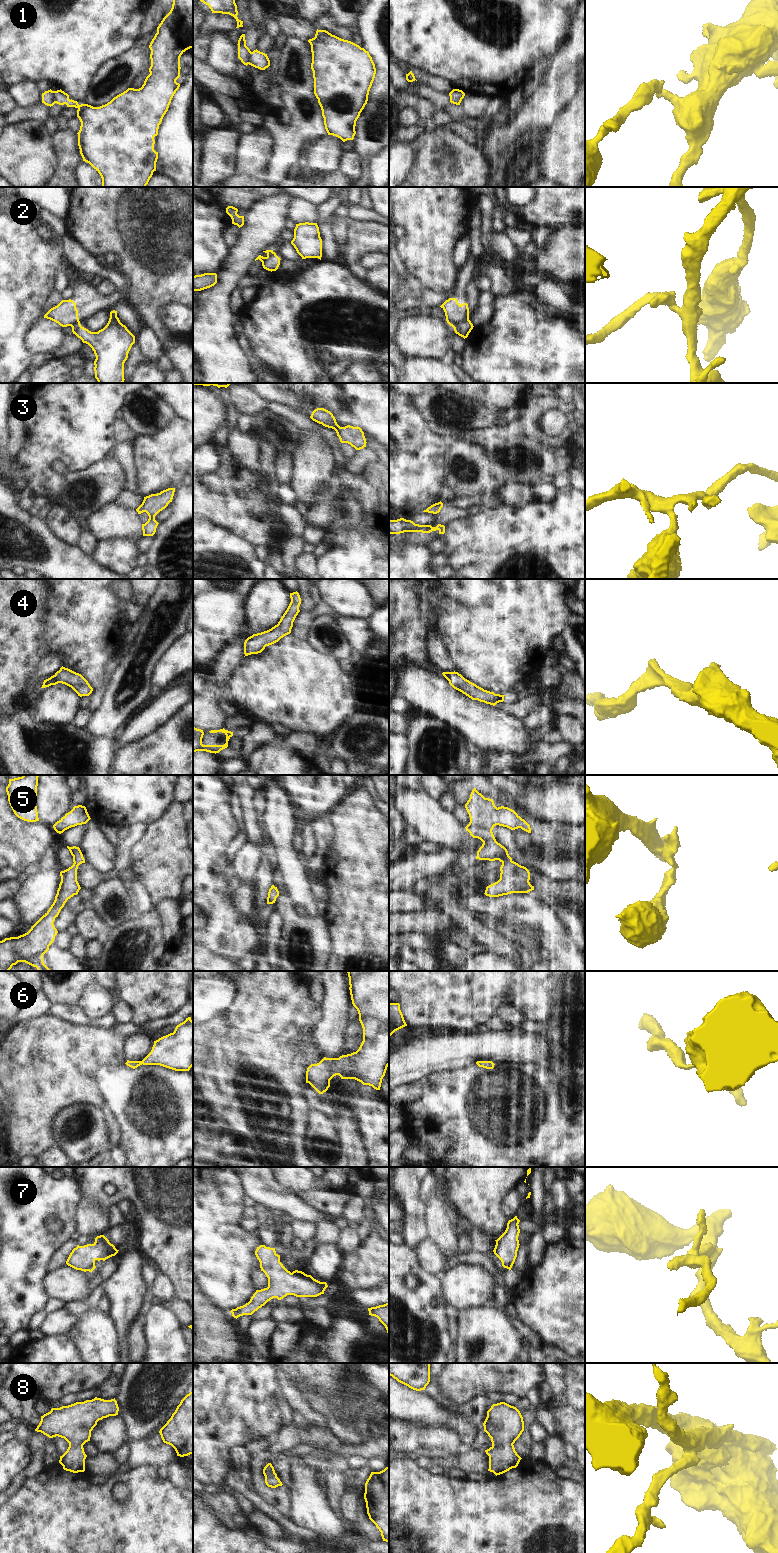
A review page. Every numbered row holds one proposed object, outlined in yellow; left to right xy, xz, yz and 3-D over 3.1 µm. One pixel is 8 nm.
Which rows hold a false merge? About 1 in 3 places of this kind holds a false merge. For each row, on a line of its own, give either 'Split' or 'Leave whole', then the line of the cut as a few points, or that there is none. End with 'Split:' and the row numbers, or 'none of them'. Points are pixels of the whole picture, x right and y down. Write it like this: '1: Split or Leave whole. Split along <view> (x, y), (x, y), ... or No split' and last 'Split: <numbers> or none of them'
1: Split. Split along xy (52, 91), (56, 102)
2: Split. Split along xz (273, 252), (262, 265)
3: Leave whole. No split
4: Leave whole. No split
5: Leave whole. No split
6: Leave whole. No split
7: Leave whole. No split
8: Leave whole. No split
Split: 1, 2

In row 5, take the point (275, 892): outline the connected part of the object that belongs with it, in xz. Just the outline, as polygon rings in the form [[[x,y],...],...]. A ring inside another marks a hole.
[[[274,885],[271,886],[268,892],[267,904],[273,904],[276,901],[276,898],[279,896],[279,891]]]

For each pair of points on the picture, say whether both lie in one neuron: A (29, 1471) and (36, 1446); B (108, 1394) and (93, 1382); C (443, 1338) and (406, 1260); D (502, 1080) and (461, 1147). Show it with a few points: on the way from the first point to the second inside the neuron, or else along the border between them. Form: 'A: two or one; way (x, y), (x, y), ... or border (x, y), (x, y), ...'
A: one; way (35, 1465), (36, 1452)
B: two; border (110, 1373), (96, 1389)
C: one; way (433, 1319), (427, 1313), (427, 1283), (424, 1279)
D: one; way (502, 1097), (502, 1100), (472, 1130)

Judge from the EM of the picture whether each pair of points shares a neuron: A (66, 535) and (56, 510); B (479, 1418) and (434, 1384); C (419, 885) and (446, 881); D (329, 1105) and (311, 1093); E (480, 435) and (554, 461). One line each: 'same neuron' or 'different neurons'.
A: same neuron
B: same neuron
C: same neuron
D: same neuron
E: same neuron

